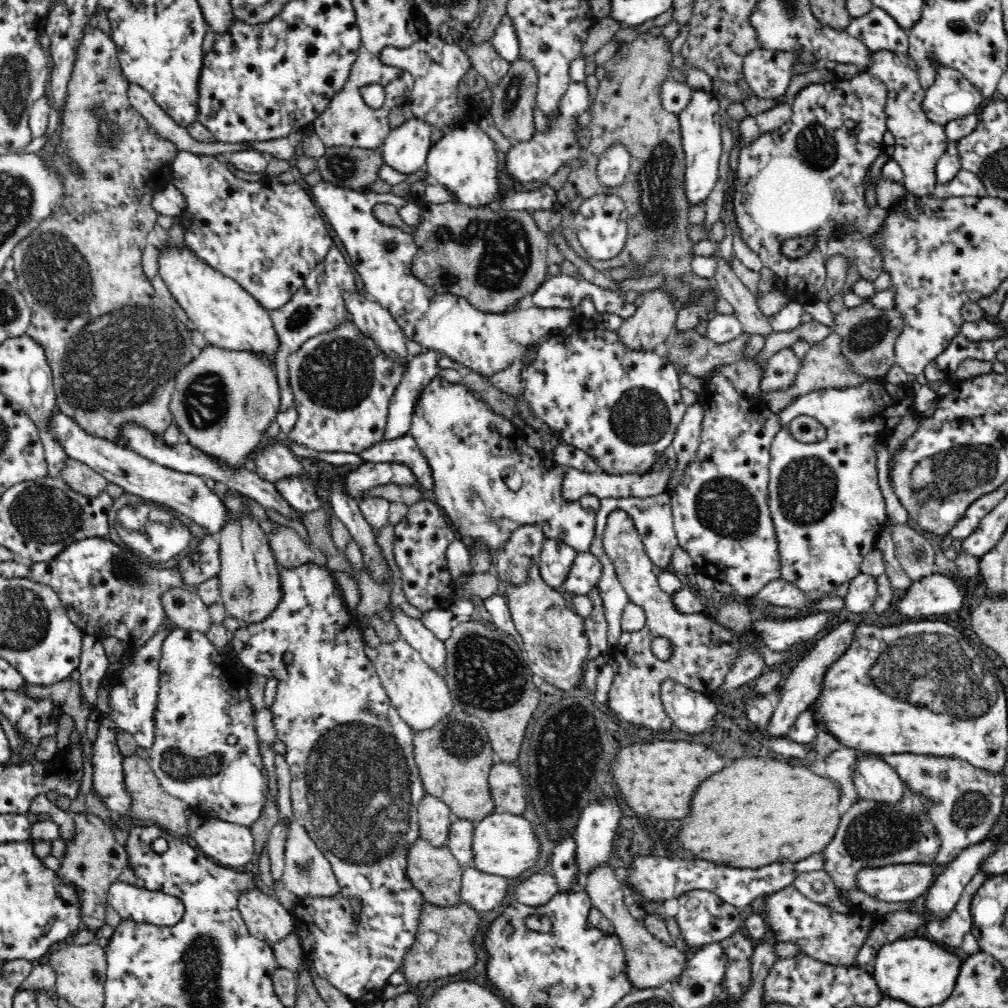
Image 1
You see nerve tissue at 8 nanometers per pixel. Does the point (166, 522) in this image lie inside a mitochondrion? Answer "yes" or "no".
yes

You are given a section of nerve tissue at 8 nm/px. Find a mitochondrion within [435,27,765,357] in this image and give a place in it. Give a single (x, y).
(656, 190)

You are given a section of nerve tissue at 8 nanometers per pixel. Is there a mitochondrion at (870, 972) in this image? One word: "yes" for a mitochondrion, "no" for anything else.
no

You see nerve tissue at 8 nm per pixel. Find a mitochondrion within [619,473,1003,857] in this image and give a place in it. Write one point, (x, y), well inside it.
(934, 669)

